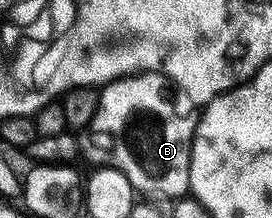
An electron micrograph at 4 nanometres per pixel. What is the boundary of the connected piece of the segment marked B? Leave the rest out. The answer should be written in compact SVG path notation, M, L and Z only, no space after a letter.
M157 72L106 82L99 90L99 108L83 134L83 154L98 167L110 166L123 172L134 191L142 190L142 195L162 194L176 200L190 193L191 148L199 118L196 113L180 114L165 99L165 86L166 79Z

